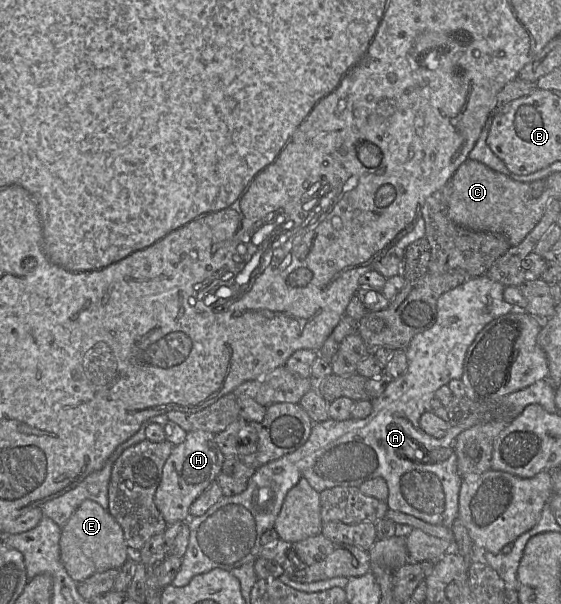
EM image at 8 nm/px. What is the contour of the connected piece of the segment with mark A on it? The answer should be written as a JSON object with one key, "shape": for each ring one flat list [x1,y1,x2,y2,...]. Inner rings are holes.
{"shape":[[487,275,470,277,463,284,443,293,437,300,438,317,435,325,424,332,415,335,409,346,405,349,408,358,407,371,399,378,394,379,378,398,371,400,372,413,364,419,350,418,345,421,328,419,324,422,314,423,311,434,306,443,295,452,285,454,281,458,269,462,255,470,255,473,247,481,247,488,242,493,222,498,210,507,203,515,190,517,189,543,182,557,179,572,172,585,183,587,190,580,202,573,214,568,231,571,248,562,254,562,259,557,262,534,274,528,286,495,301,480,305,479,318,493,333,487,360,487,364,482,382,477,388,485,389,494,386,504,389,509,413,516,432,525,443,525,451,528,459,514,459,492,462,477,458,473,457,454,455,442,457,436,463,431,462,427,449,427,446,435,434,438,426,434,420,427,419,421,424,413,433,413,431,400,436,392,450,381,461,379,465,356,469,346,477,334,492,320,513,311,514,306,504,300,505,286,491,280],[439,448,452,448,453,452,445,461,434,462,432,452],[422,454,418,462,411,459,410,455],[411,471,431,472,435,474,445,493,445,510,443,514,429,515,412,507,403,497,401,492,401,477]]}

